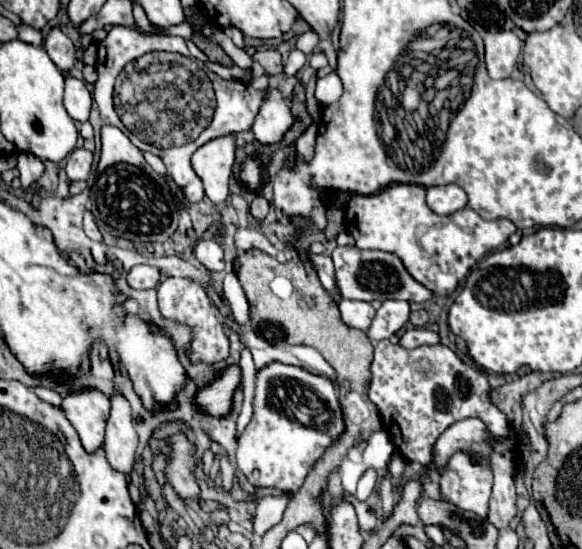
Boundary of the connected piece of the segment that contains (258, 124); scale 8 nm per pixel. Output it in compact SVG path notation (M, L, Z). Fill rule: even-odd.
M274 87L268 89L268 99L260 107L260 113L256 115L256 121L252 125L252 133L258 143L272 145L282 141L284 133L292 127L294 117L290 113L288 101L282 97L282 93Z

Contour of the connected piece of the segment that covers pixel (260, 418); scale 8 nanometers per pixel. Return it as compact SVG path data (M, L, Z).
M270 363L256 375L254 417L240 435L236 463L256 487L274 487L284 493L296 493L302 487L308 469L342 431L344 419L332 381L300 367Z

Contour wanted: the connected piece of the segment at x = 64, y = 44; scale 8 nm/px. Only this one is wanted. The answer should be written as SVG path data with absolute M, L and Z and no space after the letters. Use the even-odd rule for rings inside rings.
M52 27L50 33L44 39L44 49L50 55L50 59L56 63L58 69L70 71L76 61L76 49L72 41L60 31L60 27Z

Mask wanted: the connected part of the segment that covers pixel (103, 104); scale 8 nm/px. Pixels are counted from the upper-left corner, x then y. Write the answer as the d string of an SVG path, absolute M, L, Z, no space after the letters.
M112 27L108 31L108 37L98 45L98 63L96 63L96 73L98 73L98 81L94 85L94 101L98 103L102 121L106 125L114 125L118 129L122 129L128 135L128 129L122 125L122 121L118 119L116 111L114 111L114 103L112 103L112 91L114 91L114 81L118 77L118 73L124 69L124 65L128 61L134 61L138 57L142 57L144 53L150 51L174 51L180 53L184 57L190 55L186 43L182 37L164 37L164 35L150 35L150 33L142 33L138 29L128 29L128 27Z

